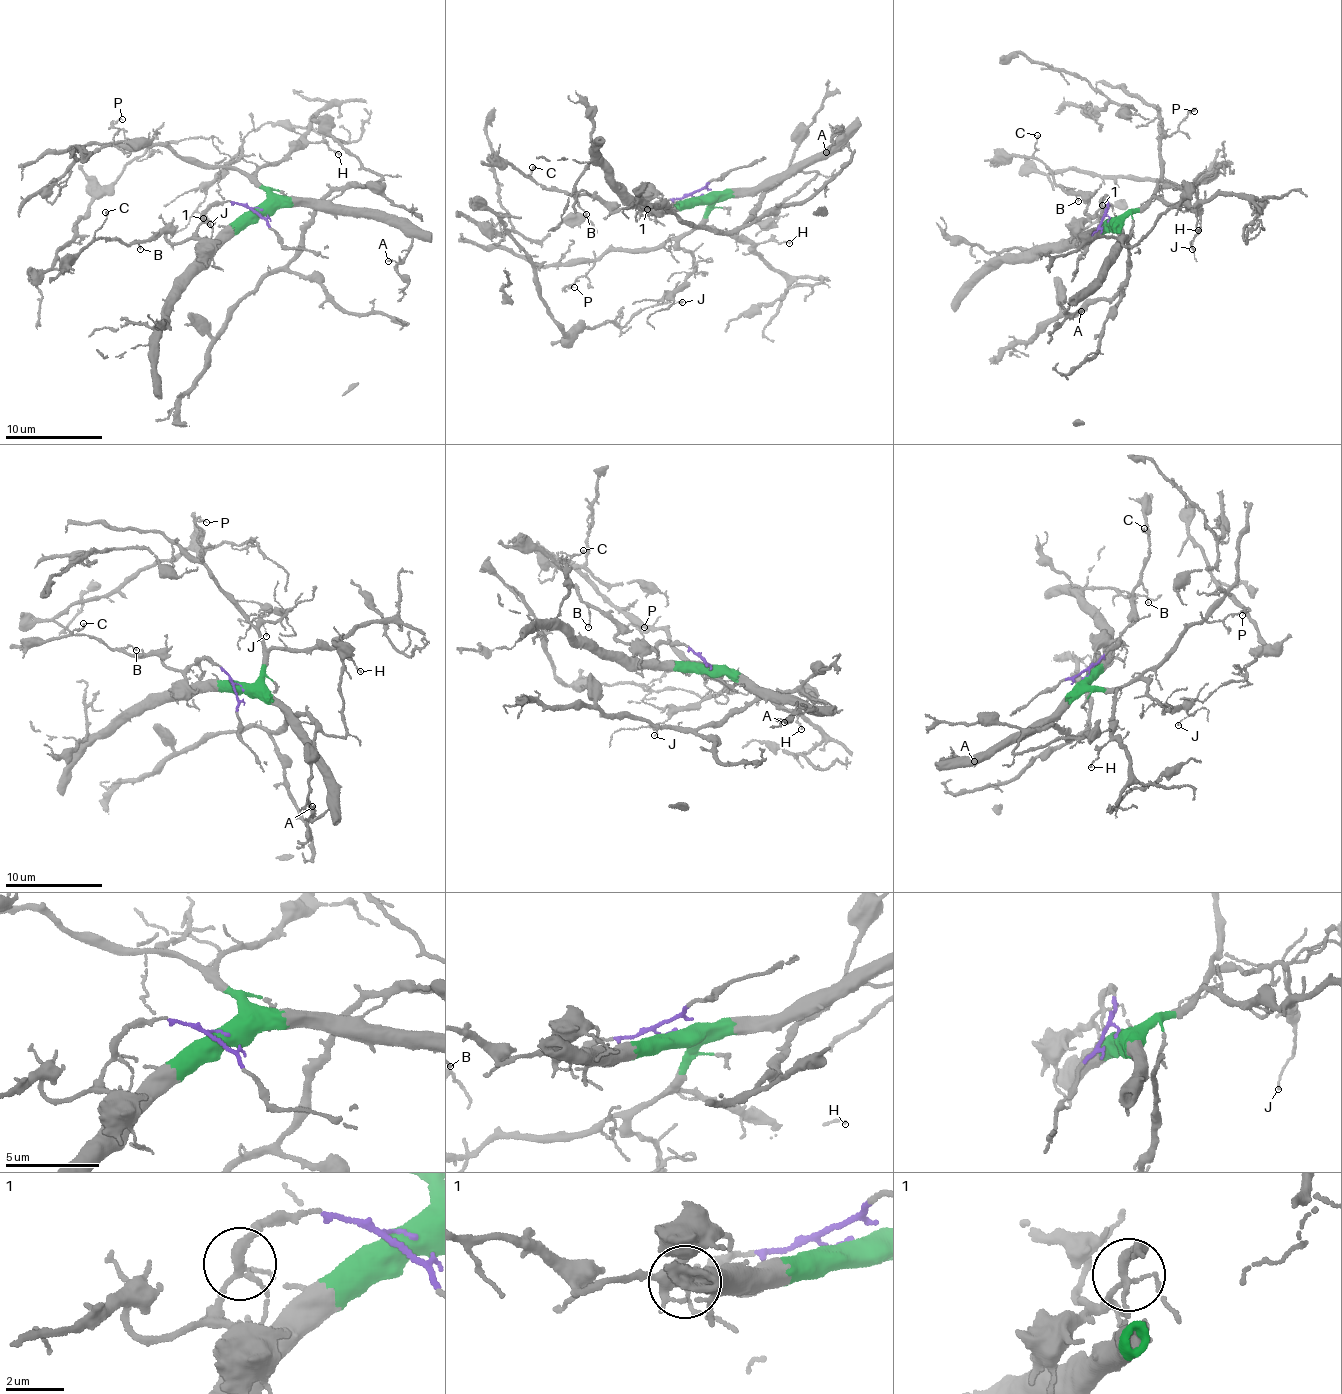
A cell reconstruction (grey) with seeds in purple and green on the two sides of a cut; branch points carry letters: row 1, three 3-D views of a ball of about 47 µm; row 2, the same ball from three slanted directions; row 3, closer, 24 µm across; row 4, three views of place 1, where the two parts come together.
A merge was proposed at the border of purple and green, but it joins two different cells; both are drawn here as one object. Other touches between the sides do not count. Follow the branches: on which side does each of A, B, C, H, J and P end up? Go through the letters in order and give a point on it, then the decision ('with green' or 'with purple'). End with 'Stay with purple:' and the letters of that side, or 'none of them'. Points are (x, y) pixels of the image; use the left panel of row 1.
A: at (388, 261); with green
B: at (140, 249); with purple
C: at (105, 212); with purple
H: at (338, 154); with green
J: at (210, 224); with green
P: at (122, 119); with green
Stay with purple: B, C

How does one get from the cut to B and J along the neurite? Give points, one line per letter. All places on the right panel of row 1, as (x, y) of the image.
B: (1110, 219), (1105, 195), (1102, 208), (1090, 215), (1085, 209), (1089, 201), (1063, 188), (1078, 202)
J: (1110, 219), (1143, 211), (1163, 188), (1193, 185), (1200, 223), (1191, 250)

